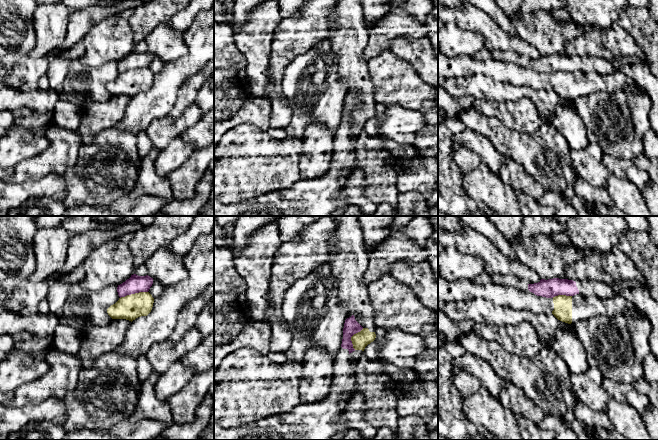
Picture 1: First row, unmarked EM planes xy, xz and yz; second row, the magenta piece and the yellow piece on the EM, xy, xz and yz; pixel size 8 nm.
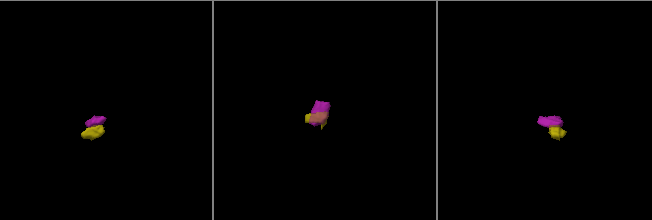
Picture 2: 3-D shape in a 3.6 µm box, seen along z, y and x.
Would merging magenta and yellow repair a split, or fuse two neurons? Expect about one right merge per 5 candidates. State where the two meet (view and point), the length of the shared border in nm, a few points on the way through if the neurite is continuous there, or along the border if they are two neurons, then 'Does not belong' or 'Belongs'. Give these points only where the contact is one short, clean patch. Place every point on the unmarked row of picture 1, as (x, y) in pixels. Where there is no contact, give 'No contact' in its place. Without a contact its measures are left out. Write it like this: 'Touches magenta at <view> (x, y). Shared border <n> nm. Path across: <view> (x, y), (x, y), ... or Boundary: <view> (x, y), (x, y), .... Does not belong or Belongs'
Touches magenta at xy (133, 69). Shared border 240 nm. Boundary: xy (147, 67), (127, 70), (120, 74). Does not belong

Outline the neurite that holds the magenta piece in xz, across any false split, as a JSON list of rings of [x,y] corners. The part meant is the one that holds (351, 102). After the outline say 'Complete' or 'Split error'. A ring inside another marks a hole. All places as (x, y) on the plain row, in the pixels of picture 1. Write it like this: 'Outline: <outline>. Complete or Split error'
Outline: [[[354,91],[347,94],[343,104],[341,124],[333,138],[333,155],[330,169],[319,178],[299,179],[290,188],[269,192],[253,199],[236,203],[223,204],[214,197],[214,216],[334,216],[334,212],[347,206],[345,187],[340,184],[341,174],[345,168],[354,168],[357,164],[357,149],[351,149],[349,130],[355,127],[351,113],[363,103],[355,96]]]. Split error

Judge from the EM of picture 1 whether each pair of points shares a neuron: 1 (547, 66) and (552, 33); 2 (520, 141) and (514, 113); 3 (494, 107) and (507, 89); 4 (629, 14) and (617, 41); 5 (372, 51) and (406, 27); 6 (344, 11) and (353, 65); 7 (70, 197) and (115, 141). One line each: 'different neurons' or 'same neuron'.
1: different neurons
2: different neurons
3: different neurons
4: different neurons
5: same neuron
6: same neuron
7: same neuron

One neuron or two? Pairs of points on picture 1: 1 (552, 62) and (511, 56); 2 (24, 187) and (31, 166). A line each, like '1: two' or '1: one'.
1: one
2: two

